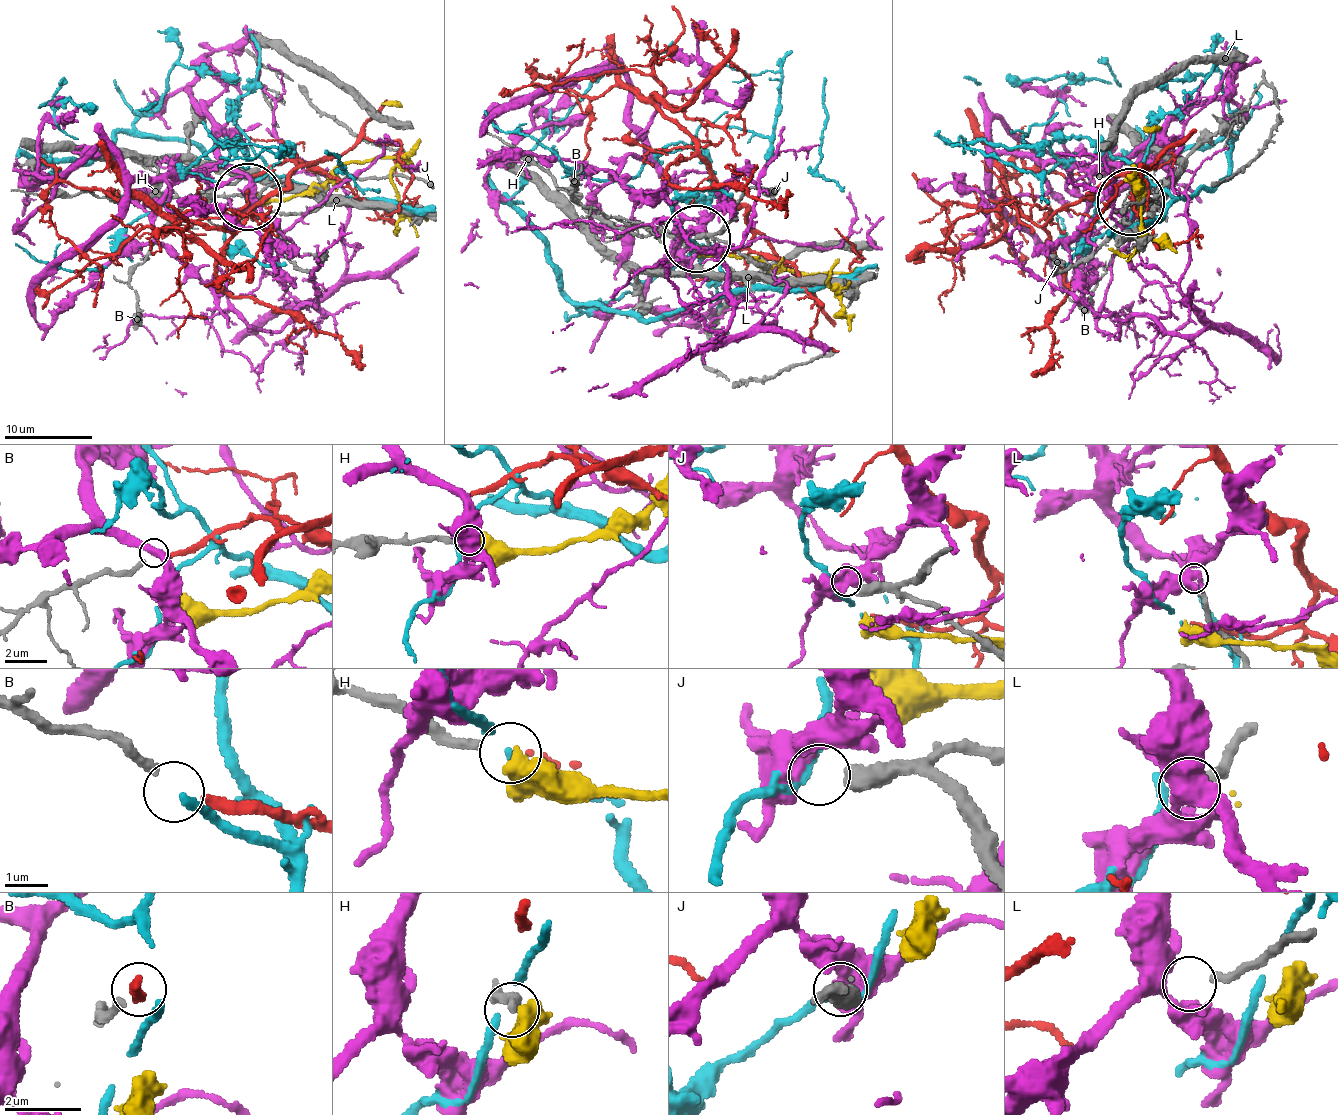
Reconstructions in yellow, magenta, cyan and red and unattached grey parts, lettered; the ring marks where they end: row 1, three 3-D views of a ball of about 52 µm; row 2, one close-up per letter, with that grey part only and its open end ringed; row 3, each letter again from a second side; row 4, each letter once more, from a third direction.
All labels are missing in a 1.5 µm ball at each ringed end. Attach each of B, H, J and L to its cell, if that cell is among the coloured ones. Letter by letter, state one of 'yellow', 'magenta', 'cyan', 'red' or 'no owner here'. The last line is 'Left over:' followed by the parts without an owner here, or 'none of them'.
B: red
H: yellow
J: no owner here
L: no owner here
Left over: J, L

